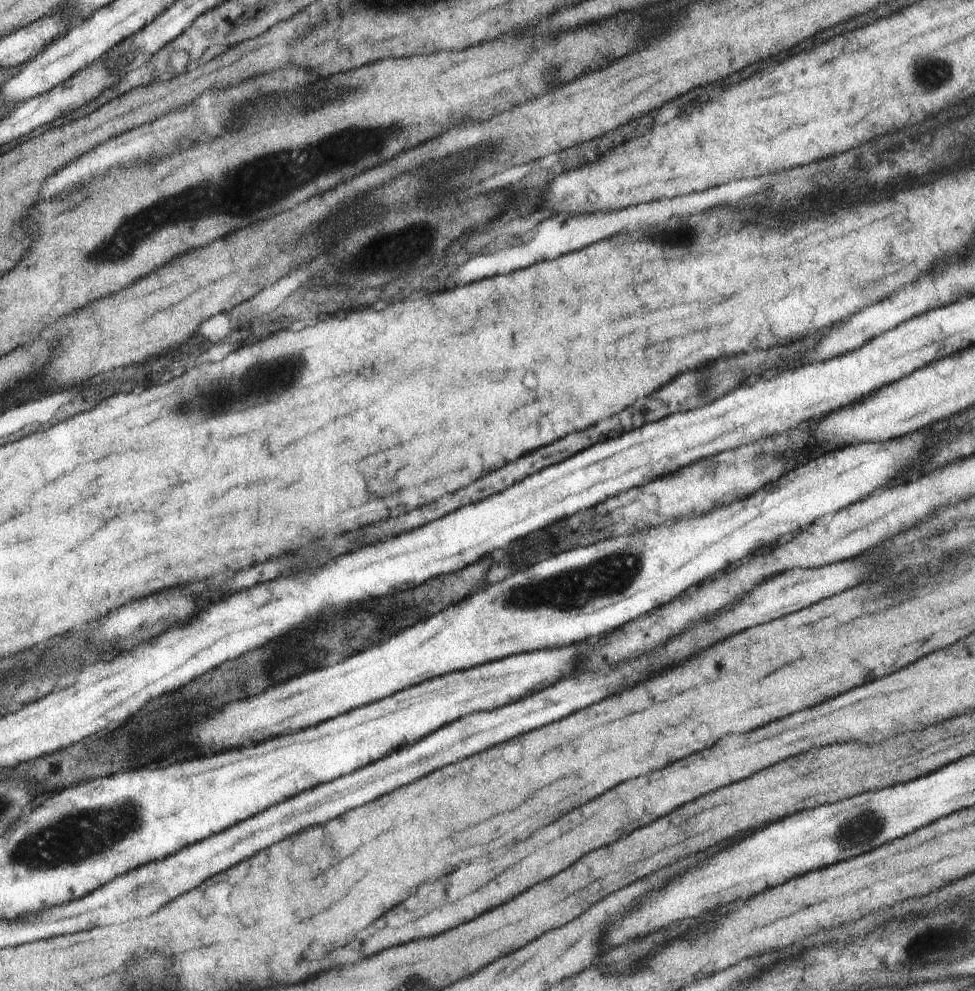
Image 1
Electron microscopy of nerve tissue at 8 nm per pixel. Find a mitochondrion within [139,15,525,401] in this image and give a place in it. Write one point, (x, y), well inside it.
(408, 247)

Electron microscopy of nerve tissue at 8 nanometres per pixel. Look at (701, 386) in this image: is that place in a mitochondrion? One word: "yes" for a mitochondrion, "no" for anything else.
yes

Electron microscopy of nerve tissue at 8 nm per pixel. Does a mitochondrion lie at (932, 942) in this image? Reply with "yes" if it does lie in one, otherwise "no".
yes

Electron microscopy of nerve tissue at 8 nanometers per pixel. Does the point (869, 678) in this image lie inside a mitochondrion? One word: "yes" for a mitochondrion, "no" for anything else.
no

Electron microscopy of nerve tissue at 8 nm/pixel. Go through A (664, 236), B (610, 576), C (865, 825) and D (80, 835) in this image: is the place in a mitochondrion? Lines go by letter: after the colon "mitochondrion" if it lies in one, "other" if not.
A: mitochondrion
B: mitochondrion
C: mitochondrion
D: mitochondrion

